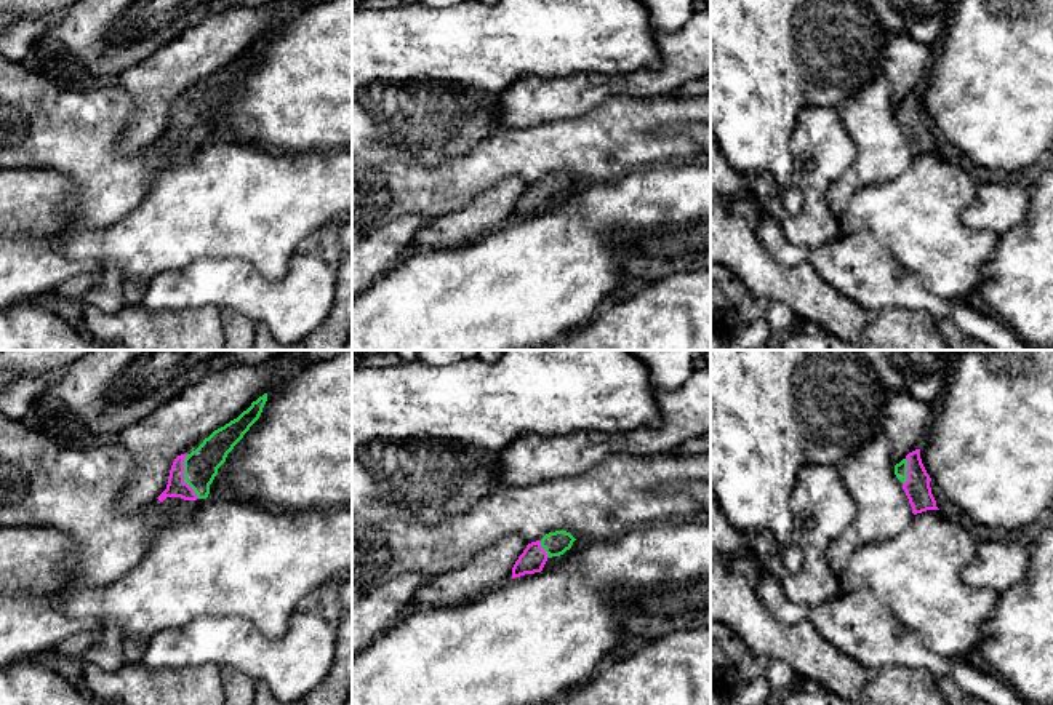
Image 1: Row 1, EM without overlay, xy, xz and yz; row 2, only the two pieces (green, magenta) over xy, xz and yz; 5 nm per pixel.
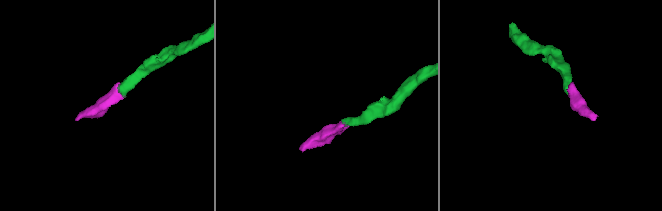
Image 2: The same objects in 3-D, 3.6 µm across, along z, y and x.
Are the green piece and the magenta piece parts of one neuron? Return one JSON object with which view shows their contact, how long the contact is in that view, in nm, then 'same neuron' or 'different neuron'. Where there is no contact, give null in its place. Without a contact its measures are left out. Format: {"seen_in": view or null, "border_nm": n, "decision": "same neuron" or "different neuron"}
{"seen_in": "xy", "border_nm": 240, "decision": "same neuron"}

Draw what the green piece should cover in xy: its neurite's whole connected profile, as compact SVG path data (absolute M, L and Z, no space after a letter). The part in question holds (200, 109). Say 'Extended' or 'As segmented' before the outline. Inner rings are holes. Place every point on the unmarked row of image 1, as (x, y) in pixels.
Extended. M267 35L253 43L237 61L214 72L195 93L178 98L171 107L166 131L157 141L160 144L166 139L206 141L218 110L259 61L266 43Z

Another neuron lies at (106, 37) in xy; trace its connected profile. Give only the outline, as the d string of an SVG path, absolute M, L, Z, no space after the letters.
M75 0L67 6L61 22L48 27L32 46L40 46L45 54L50 56L48 66L53 67L56 59L74 58L77 69L70 77L64 90L90 90L110 82L117 77L147 59L158 48L171 40L179 38L187 29L197 27L205 22L210 16L219 14L224 10L235 6L259 6L269 0Z

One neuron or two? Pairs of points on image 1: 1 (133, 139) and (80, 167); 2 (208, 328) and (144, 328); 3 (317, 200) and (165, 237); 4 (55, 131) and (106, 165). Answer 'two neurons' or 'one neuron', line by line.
1: two neurons
2: one neuron
3: one neuron
4: one neuron

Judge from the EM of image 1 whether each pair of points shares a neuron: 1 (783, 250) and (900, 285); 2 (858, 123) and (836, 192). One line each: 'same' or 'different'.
1: same
2: same

